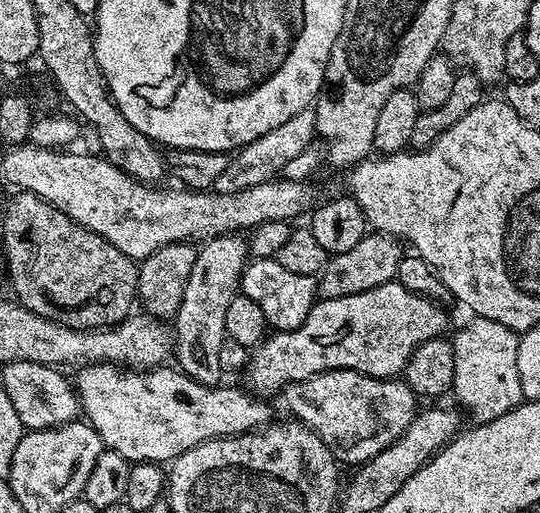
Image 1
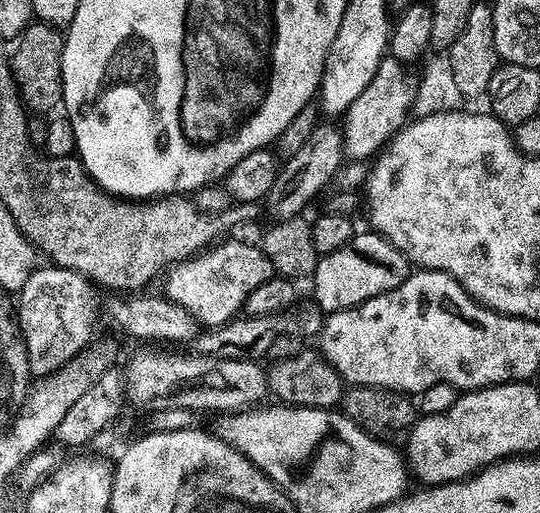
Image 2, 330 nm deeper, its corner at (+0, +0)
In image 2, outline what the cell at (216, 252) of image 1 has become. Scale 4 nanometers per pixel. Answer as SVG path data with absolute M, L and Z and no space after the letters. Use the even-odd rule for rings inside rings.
M327 122L317 124L314 134L302 146L302 150L291 153L283 161L280 173L276 176L276 181L272 191L268 193L267 203L272 203L272 208L280 218L296 218L300 212L328 183L332 180L332 175L339 173L342 168L340 159L345 159L344 133L339 127L336 128Z

